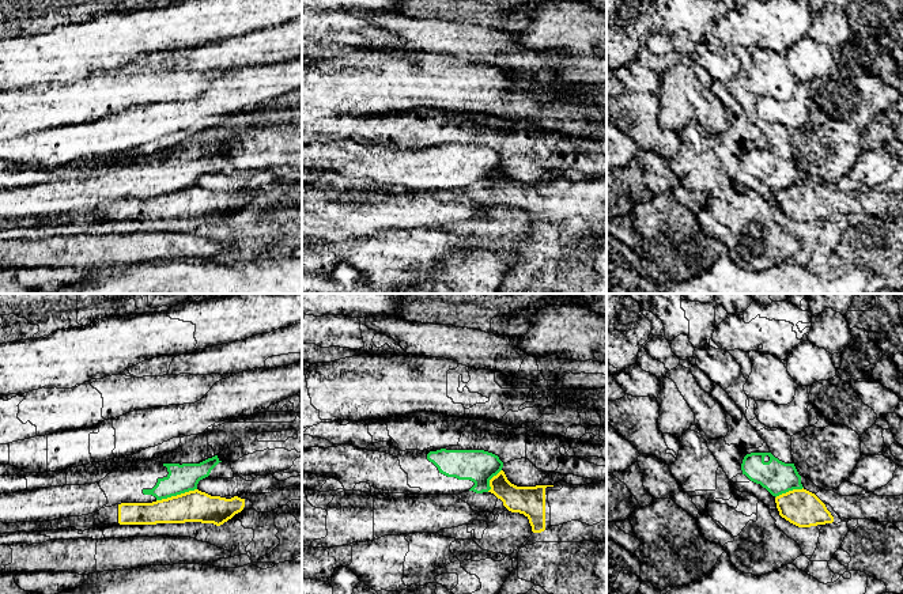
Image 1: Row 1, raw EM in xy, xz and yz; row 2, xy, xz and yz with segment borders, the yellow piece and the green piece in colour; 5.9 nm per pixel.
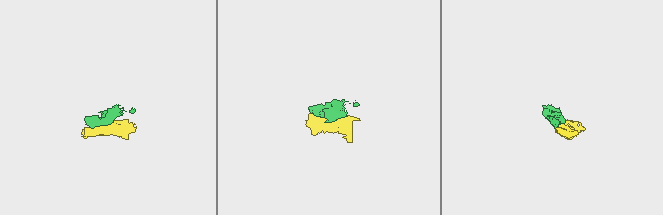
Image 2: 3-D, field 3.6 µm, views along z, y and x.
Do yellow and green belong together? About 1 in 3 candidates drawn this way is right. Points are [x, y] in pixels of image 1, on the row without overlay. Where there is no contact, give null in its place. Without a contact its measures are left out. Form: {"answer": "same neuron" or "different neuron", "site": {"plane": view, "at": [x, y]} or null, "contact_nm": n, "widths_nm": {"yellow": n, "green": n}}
{"answer": "different neuron", "site": {"plane": "xy", "at": [177, 190]}, "contact_nm": 260, "widths_nm": {"yellow": 190, "green": 170}}

